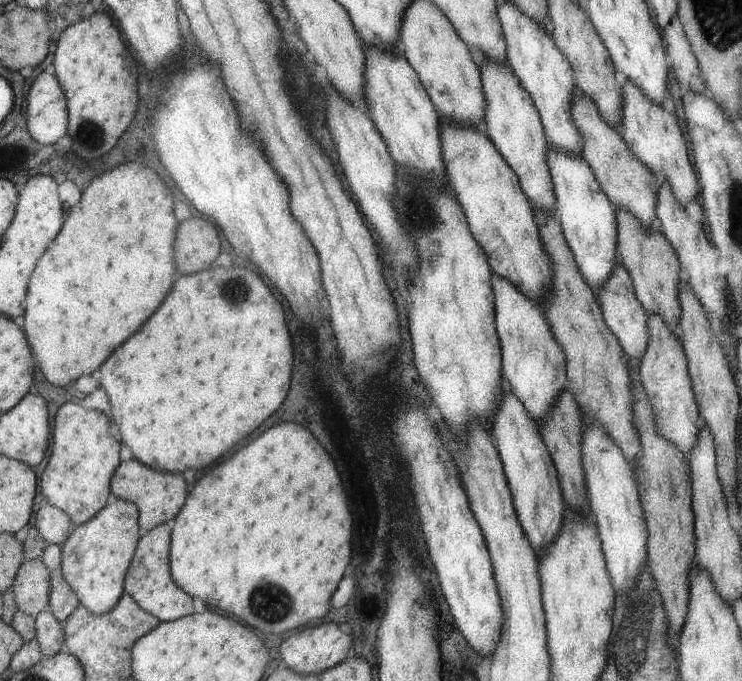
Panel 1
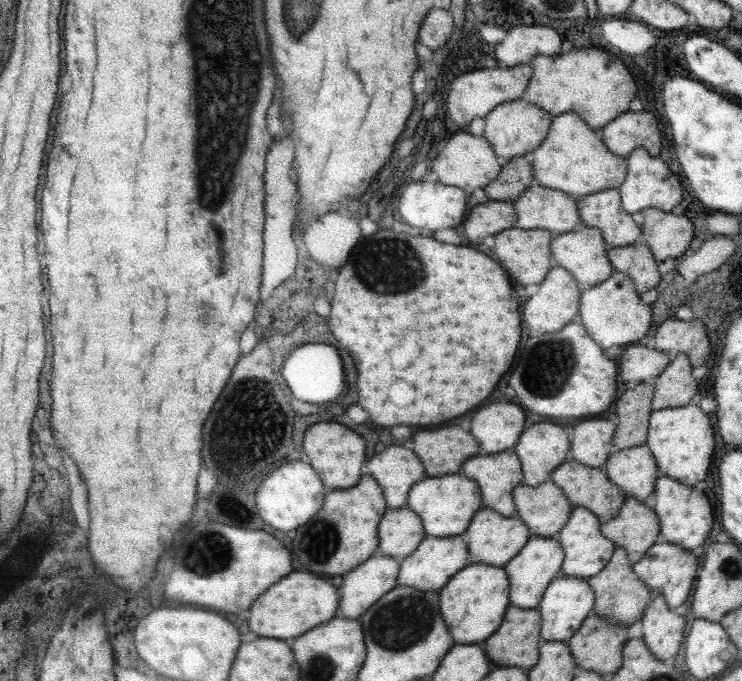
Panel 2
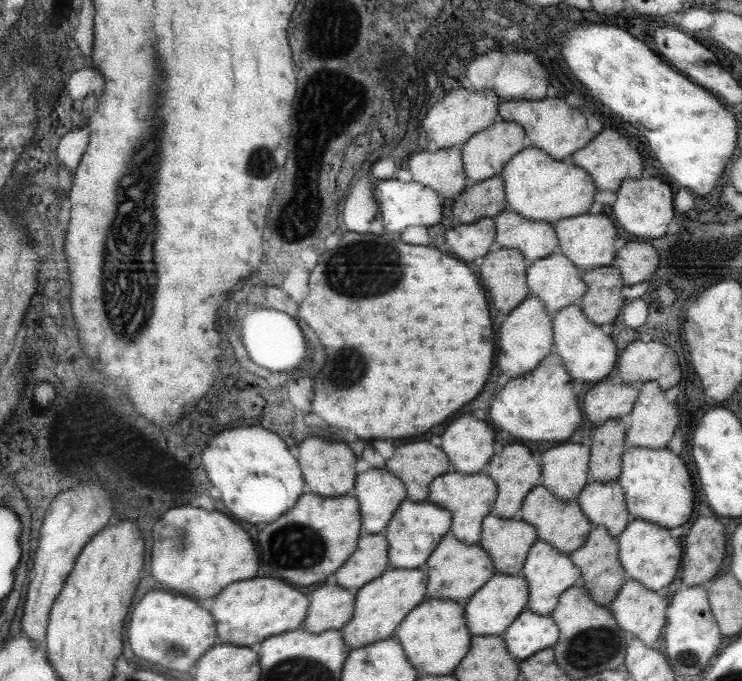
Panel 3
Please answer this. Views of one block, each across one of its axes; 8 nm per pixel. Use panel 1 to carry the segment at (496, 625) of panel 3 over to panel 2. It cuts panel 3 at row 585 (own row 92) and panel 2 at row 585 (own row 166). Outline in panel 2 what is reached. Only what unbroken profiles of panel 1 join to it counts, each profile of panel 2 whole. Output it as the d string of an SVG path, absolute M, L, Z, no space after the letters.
M530 535L514 558L503 566L509 578L509 602L522 609L537 609L545 588L560 574L563 550L555 537Z

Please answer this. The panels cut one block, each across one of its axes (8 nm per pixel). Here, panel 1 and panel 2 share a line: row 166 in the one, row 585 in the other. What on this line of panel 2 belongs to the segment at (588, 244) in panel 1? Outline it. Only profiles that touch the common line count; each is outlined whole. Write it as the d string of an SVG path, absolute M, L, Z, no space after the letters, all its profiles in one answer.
M558 575L549 582L543 591L539 606L541 624L541 641L566 641L592 613L594 608L594 592L587 584L587 580Z

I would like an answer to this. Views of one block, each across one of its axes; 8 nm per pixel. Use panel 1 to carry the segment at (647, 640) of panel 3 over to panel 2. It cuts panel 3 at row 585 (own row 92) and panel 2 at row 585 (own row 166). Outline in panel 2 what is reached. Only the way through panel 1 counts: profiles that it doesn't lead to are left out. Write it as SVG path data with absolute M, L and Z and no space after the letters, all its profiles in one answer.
M665 541L653 544L631 570L654 594L663 595L669 610L674 611L685 602L685 598L693 588L698 570L697 557L691 556L690 550L673 546L673 543Z

